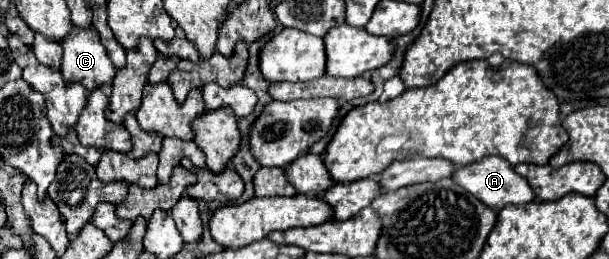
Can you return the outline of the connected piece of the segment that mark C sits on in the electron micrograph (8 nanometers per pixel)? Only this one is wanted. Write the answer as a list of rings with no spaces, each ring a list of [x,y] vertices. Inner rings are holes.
[[[72,29],[62,41],[62,77],[70,83],[80,83],[90,91],[112,85],[116,67],[112,65],[96,29]]]

